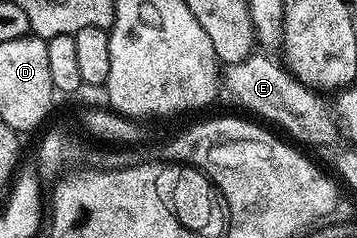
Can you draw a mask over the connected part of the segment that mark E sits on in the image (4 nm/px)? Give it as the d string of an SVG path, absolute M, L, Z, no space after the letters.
M255 51L240 63L225 66L225 92L227 89L247 109L245 110L247 114L255 113L250 115L255 118L263 117L263 119L258 118L263 122L275 121L283 129L281 130L283 134L291 133L286 135L293 138L295 142L303 141L303 143L298 142L303 146L328 144L333 139L334 133L336 134L336 123L327 104L325 107L313 88L299 81L290 69L282 65L278 66L270 57L273 56Z

